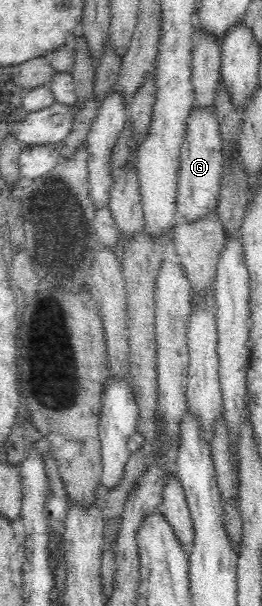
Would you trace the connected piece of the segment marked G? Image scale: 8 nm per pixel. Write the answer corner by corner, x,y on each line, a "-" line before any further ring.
194,102
184,123
184,136
180,144
179,174
176,190
176,210
186,222
192,222
216,210
220,196
223,160
223,142
216,115
216,107
200,107

